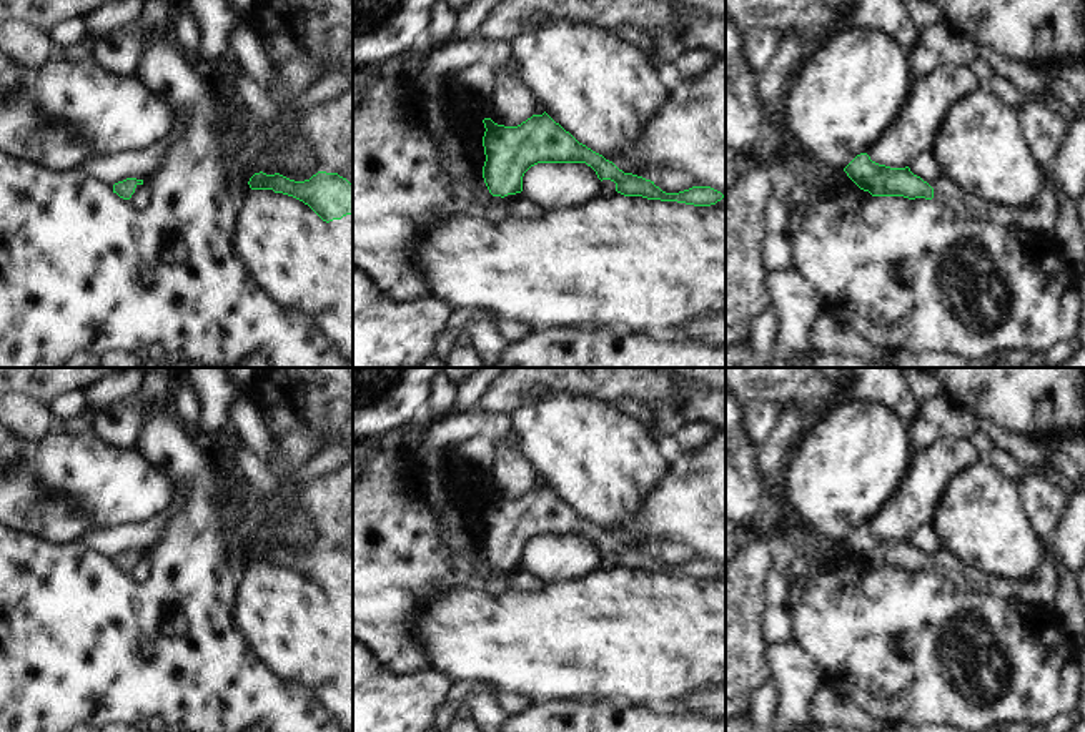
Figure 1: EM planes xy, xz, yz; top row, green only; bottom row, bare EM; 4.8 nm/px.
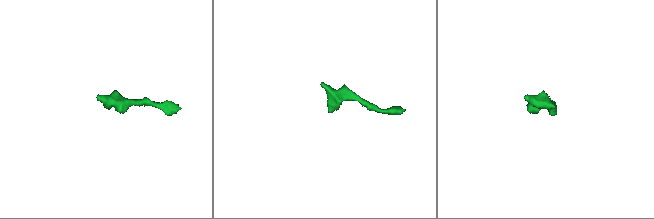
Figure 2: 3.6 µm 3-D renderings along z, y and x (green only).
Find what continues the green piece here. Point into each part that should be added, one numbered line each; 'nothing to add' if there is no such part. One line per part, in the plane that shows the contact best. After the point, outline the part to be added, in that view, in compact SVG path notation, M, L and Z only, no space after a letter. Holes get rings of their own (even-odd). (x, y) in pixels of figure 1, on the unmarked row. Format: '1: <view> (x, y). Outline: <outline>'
1: xz (495, 584). Outline: M508 567L508 569L513 569L513 567ZM496 569L496 572L493 576L489 576L483 584L481 587L489 594L489 596L499 596L503 592L506 592L506 586L504 586L504 581L503 581L503 572L501 569ZM504 569L504 571L508 571Z

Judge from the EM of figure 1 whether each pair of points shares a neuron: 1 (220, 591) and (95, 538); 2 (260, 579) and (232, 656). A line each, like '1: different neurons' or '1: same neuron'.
1: different neurons
2: different neurons

